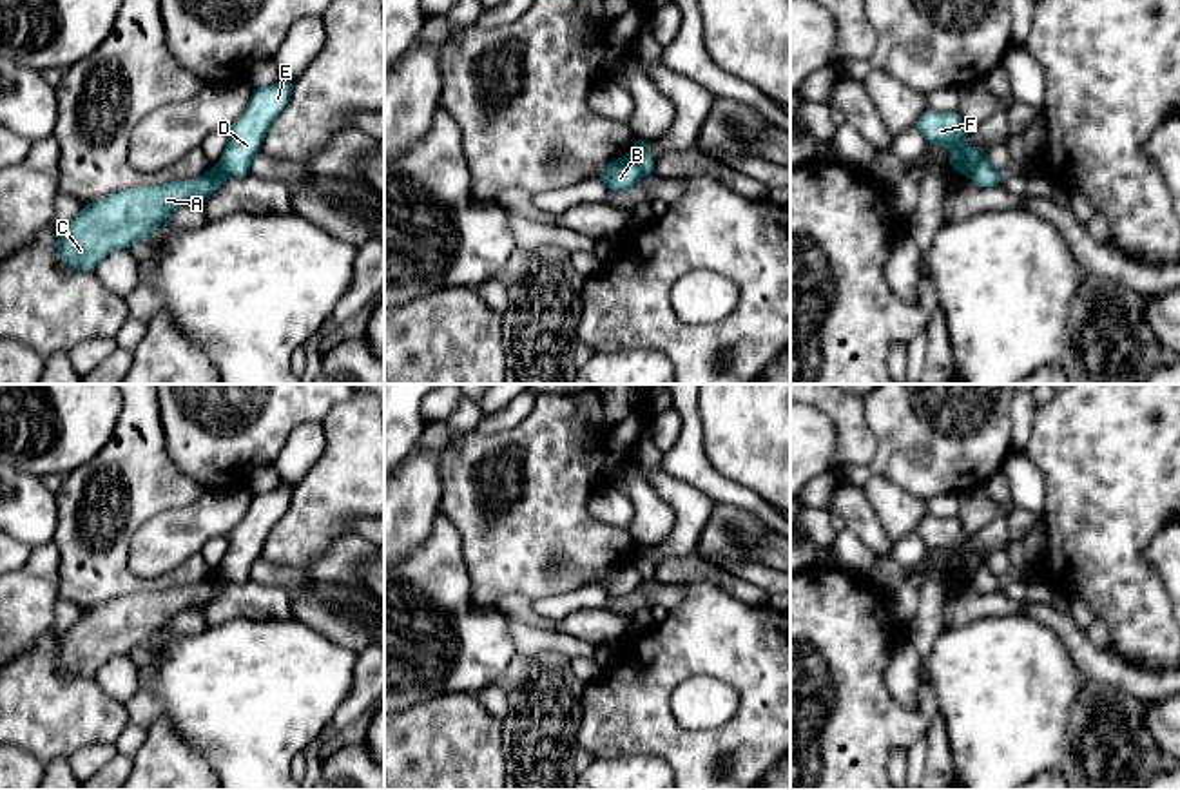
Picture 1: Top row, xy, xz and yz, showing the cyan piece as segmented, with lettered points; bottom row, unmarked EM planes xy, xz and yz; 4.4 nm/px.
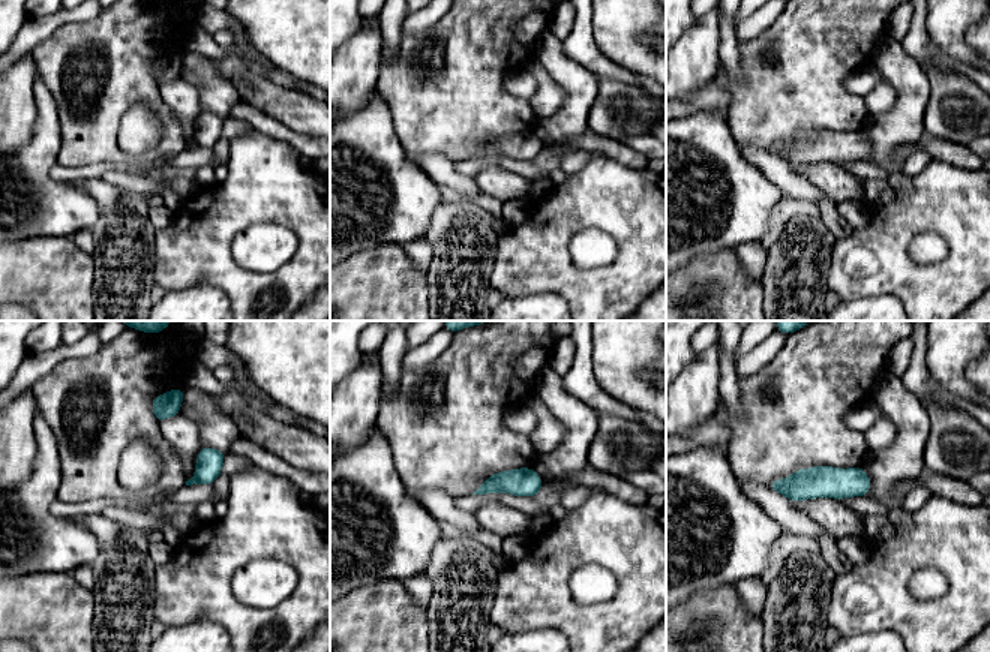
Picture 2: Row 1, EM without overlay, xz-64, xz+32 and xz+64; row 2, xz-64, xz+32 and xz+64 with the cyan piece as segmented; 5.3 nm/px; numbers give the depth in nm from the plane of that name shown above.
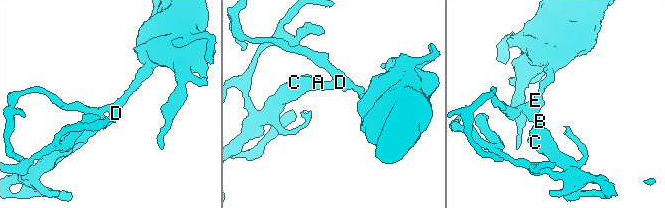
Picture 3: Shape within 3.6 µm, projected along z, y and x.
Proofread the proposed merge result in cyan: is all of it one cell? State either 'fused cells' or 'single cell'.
fused cells

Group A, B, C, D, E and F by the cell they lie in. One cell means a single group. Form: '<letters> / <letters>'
A B C / D E F

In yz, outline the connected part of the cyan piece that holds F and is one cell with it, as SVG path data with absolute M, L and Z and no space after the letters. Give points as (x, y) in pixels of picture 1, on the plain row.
M928 515L914 531L923 538L932 551L948 551L952 554L948 573L970 582L986 564L988 554L964 553L964 544L972 538L957 516L932 516Z

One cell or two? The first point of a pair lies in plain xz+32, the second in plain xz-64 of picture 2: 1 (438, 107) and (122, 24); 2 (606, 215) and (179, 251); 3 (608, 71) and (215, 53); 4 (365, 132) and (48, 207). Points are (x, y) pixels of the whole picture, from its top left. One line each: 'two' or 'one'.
1: one
2: one
3: one
4: one

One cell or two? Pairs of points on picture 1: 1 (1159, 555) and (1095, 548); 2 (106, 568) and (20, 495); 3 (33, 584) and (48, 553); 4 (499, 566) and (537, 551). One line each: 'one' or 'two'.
1: two
2: two
3: one
4: one

